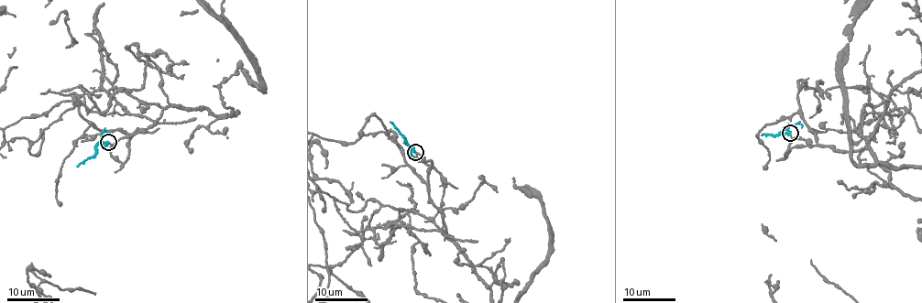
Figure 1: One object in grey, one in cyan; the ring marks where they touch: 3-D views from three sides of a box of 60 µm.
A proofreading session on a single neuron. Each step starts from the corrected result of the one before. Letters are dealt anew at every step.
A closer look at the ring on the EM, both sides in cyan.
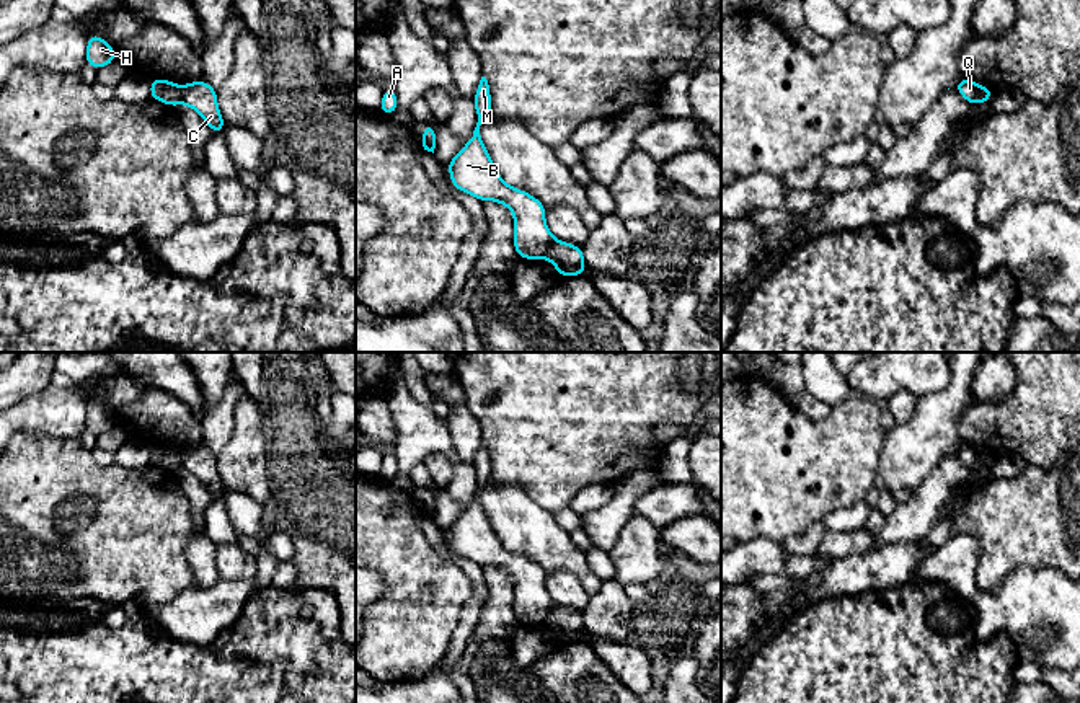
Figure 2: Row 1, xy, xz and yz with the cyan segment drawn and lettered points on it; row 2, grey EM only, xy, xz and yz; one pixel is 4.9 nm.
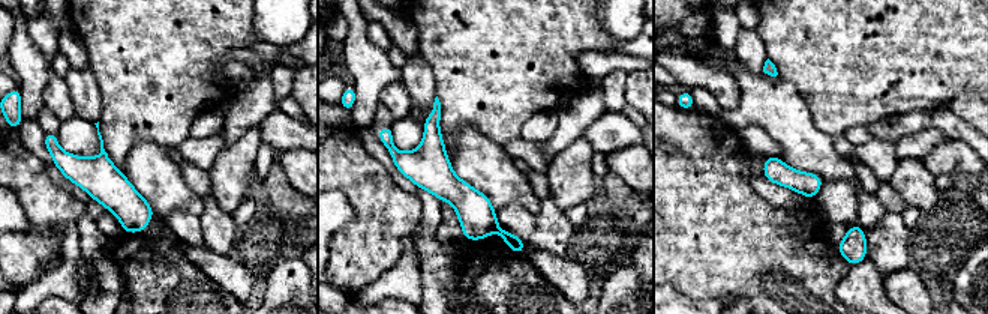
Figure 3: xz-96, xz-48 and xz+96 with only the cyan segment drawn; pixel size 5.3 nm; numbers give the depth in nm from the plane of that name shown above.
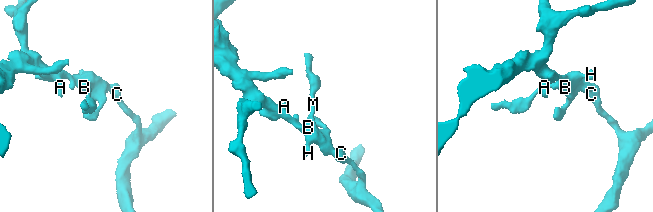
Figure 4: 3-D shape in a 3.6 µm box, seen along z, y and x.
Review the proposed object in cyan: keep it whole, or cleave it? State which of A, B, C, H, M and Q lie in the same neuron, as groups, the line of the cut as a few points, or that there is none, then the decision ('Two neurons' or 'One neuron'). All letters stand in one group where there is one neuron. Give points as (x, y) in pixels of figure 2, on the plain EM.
Groups: A B H M Q / C. Split along xz (553, 604), (544, 622). Two neurons

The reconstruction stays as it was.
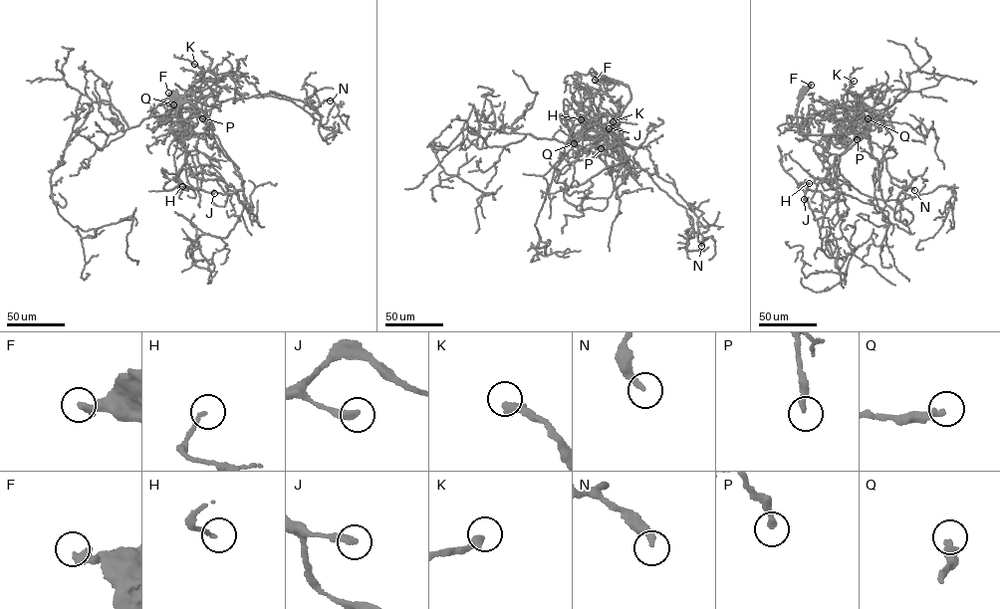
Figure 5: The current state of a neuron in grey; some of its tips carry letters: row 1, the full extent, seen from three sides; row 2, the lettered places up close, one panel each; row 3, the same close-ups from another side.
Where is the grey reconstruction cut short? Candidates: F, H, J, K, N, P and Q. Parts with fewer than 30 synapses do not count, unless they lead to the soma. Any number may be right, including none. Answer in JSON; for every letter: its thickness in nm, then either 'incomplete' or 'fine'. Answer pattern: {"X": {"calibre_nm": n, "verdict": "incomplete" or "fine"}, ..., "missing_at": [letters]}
{"F": {"calibre_nm": 320, "verdict": "fine"}, "H": {"calibre_nm": 150, "verdict": "fine"}, "J": {"calibre_nm": 300, "verdict": "fine"}, "K": {"calibre_nm": 400, "verdict": "fine"}, "N": {"calibre_nm": 240, "verdict": "fine"}, "P": {"calibre_nm": 240, "verdict": "fine"}, "Q": {"calibre_nm": 280, "verdict": "fine"}, "missing_at": []}

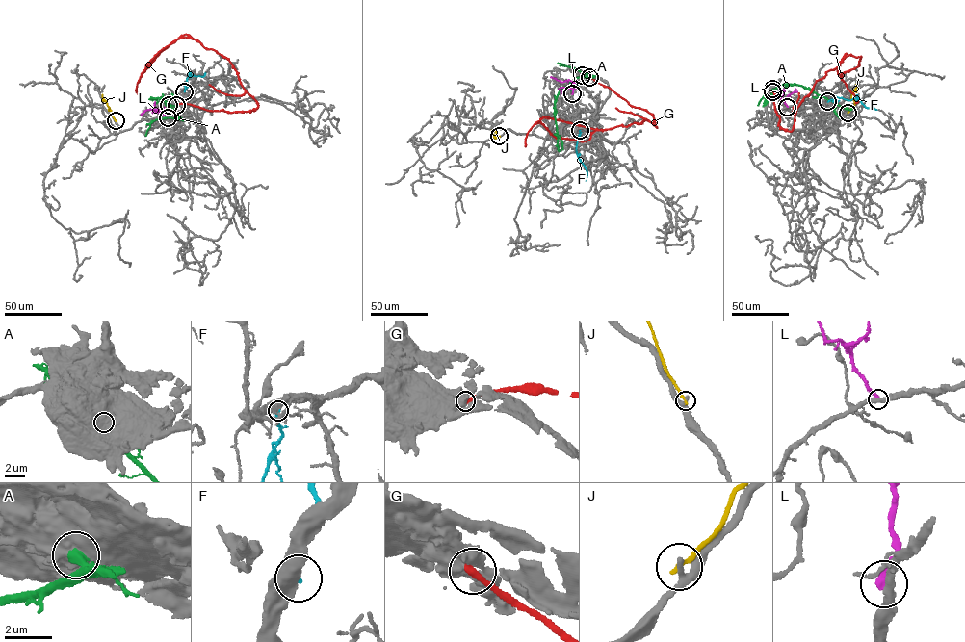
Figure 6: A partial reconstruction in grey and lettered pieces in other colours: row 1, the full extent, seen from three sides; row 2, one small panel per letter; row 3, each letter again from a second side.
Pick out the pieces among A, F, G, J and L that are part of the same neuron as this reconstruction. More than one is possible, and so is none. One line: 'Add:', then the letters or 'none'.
Add: none

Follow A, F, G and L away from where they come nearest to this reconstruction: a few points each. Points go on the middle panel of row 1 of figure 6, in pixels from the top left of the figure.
A: (582, 75), (561, 89), (555, 103), (556, 135), (562, 143), (562, 149)
F: (580, 130), (576, 151), (586, 171), (586, 180)
G: (589, 77), (650, 113), (657, 126), (646, 119), (601, 130), (550, 117), (536, 122), (556, 137), (586, 141)
L: (572, 93), (576, 87), (573, 82), (550, 77)

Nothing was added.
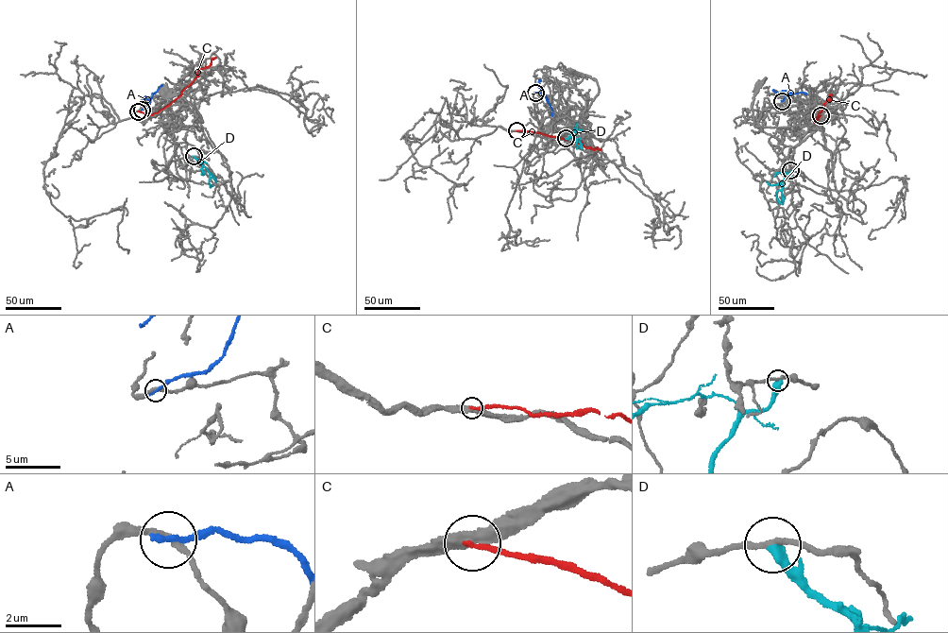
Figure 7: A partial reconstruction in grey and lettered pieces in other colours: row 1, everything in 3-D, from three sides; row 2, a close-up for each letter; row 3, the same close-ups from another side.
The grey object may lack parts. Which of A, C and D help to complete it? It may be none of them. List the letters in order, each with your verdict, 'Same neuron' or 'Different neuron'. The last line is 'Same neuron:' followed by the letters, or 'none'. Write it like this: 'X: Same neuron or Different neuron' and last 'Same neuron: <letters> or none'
A: Different neuron
C: Different neuron
D: Different neuron
Same neuron: none

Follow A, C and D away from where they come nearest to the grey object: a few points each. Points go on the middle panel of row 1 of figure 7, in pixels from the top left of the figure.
A: (536, 93), (545, 95), (551, 115)
C: (516, 130), (563, 138), (581, 143), (584, 147), (600, 148)
D: (566, 138), (572, 137), (579, 142), (580, 138), (576, 148)

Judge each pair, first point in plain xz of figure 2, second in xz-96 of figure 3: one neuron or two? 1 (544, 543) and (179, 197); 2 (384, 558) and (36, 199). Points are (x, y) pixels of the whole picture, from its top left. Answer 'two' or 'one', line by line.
1: one
2: one

